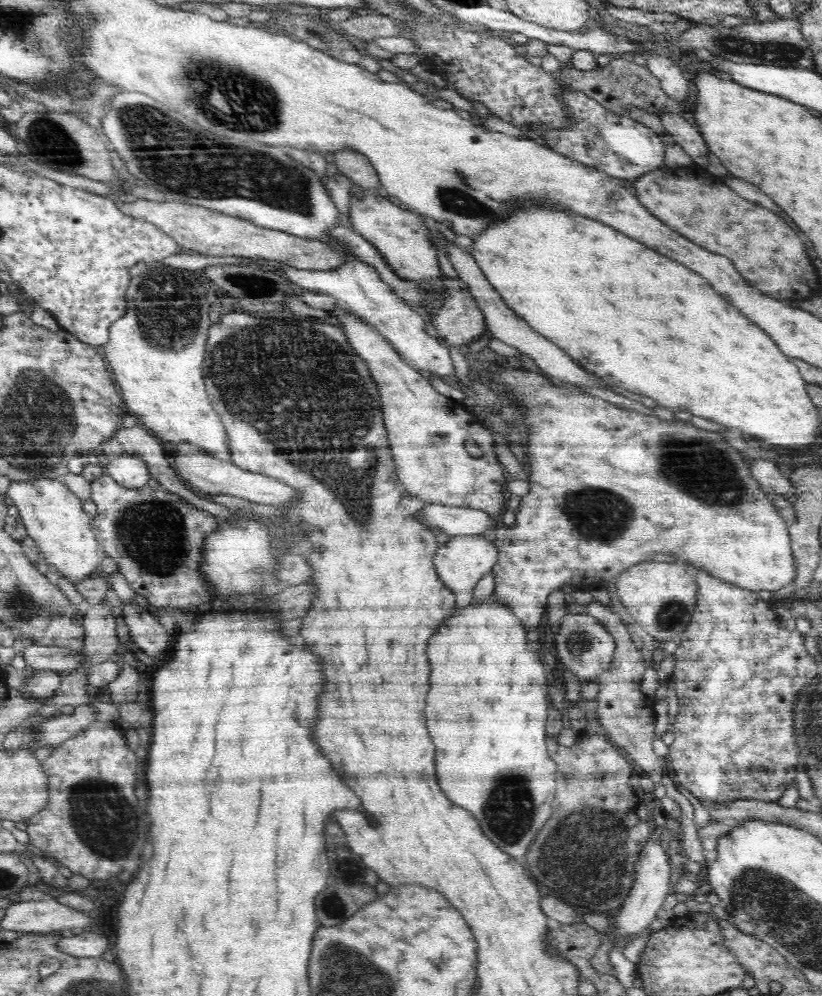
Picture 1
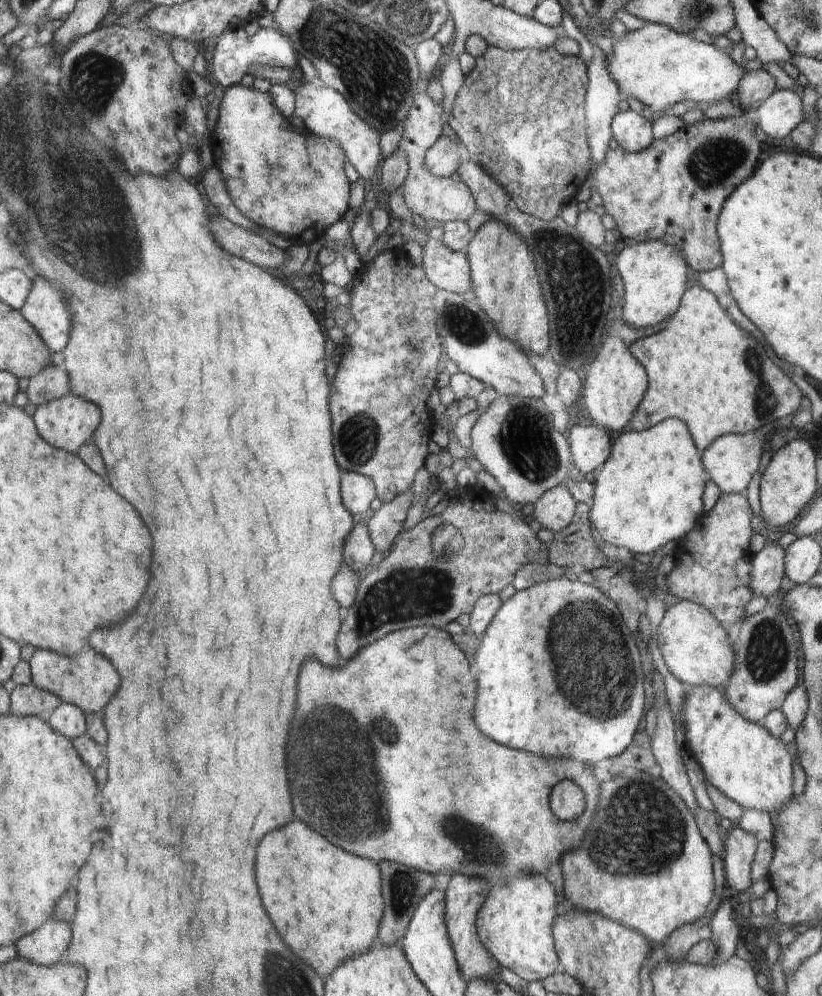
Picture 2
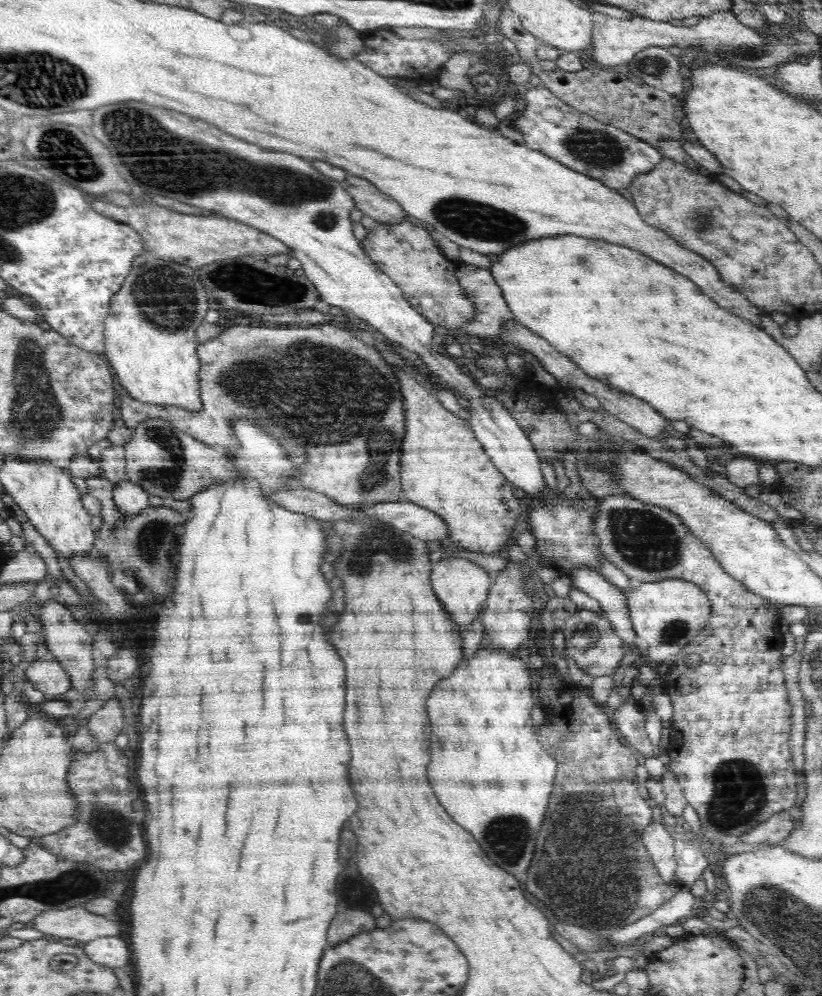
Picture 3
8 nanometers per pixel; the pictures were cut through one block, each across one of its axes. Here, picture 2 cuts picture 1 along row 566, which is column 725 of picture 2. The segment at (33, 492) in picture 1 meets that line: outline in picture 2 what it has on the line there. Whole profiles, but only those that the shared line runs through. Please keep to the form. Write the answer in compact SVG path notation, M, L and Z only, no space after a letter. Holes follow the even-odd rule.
M645 21L642 28L633 31L627 31L619 39L612 40L612 51L606 54L605 65L608 74L615 80L619 91L624 98L632 97L644 106L648 106L657 115L667 115L674 105L680 101L689 101L692 99L701 106L713 104L718 101L731 99L731 95L736 93L744 76L744 65L734 64L731 56L724 54L723 50L703 42L688 35L676 32L666 25L658 23L649 23Z

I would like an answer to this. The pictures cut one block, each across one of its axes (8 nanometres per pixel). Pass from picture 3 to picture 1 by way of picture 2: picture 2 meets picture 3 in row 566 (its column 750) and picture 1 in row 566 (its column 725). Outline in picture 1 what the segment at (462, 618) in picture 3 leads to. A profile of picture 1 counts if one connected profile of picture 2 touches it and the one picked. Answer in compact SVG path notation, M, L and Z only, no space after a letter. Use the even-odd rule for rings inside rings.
M478 535L452 536L452 540L438 548L434 556L434 567L438 568L440 576L446 576L446 584L454 588L454 592L468 592L475 589L475 584L488 572L498 560L498 547L490 540Z

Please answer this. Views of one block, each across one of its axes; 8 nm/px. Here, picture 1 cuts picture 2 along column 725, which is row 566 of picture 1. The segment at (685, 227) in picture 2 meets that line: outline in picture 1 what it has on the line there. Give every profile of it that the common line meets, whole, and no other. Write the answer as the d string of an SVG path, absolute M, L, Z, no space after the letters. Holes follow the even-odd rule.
M100 476L91 482L91 500L97 506L97 514L91 519L92 532L97 536L102 554L113 558L118 572L122 573L130 586L142 594L155 612L166 608L186 608L188 606L203 606L210 600L216 600L214 587L202 575L202 560L204 560L204 538L214 532L220 522L208 511L194 507L184 497L159 487L152 489L143 487L124 487L110 476Z

